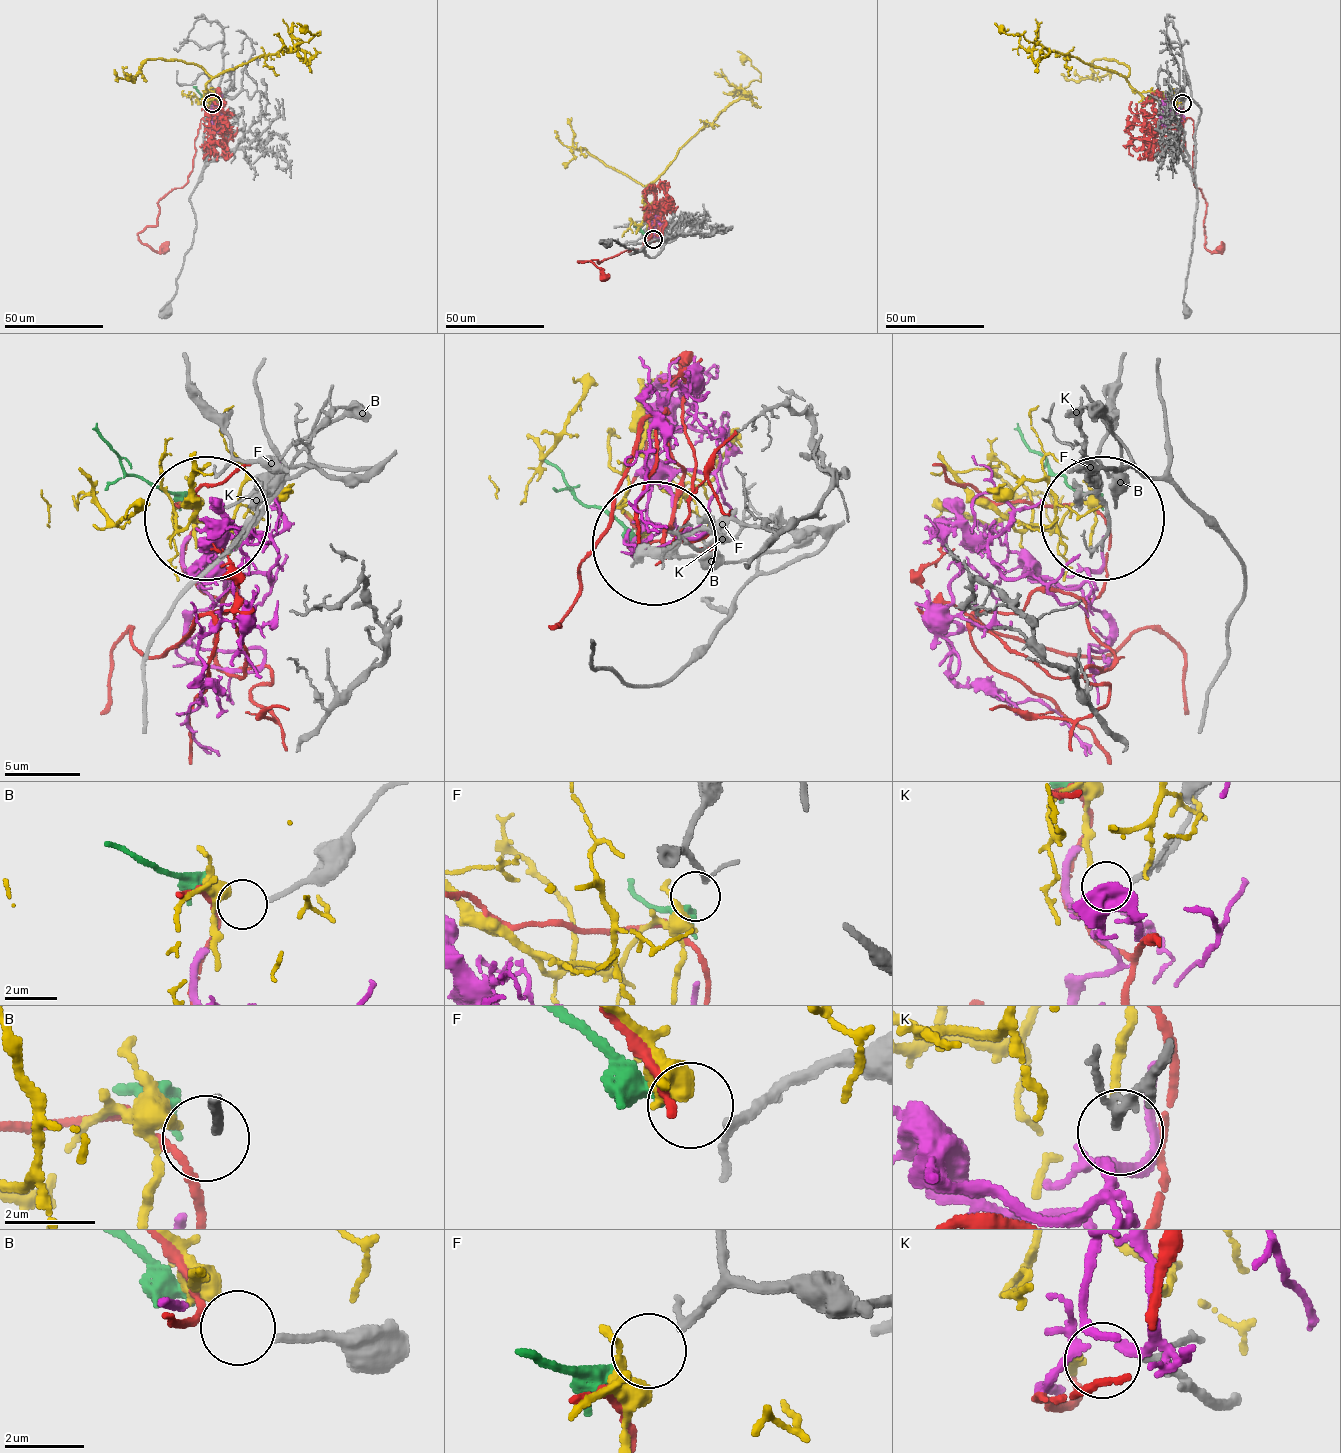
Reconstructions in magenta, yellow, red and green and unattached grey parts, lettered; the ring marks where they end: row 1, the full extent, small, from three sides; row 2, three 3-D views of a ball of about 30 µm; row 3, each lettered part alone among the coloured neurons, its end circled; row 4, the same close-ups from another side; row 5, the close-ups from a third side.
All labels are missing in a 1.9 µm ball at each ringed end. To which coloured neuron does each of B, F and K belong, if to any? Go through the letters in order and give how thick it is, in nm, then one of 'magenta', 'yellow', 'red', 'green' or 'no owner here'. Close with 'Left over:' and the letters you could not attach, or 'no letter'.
B: 200 nm thick; no owner here
F: 170 nm thick; green
K: 170 nm thick; no owner here
Left over: B, K

